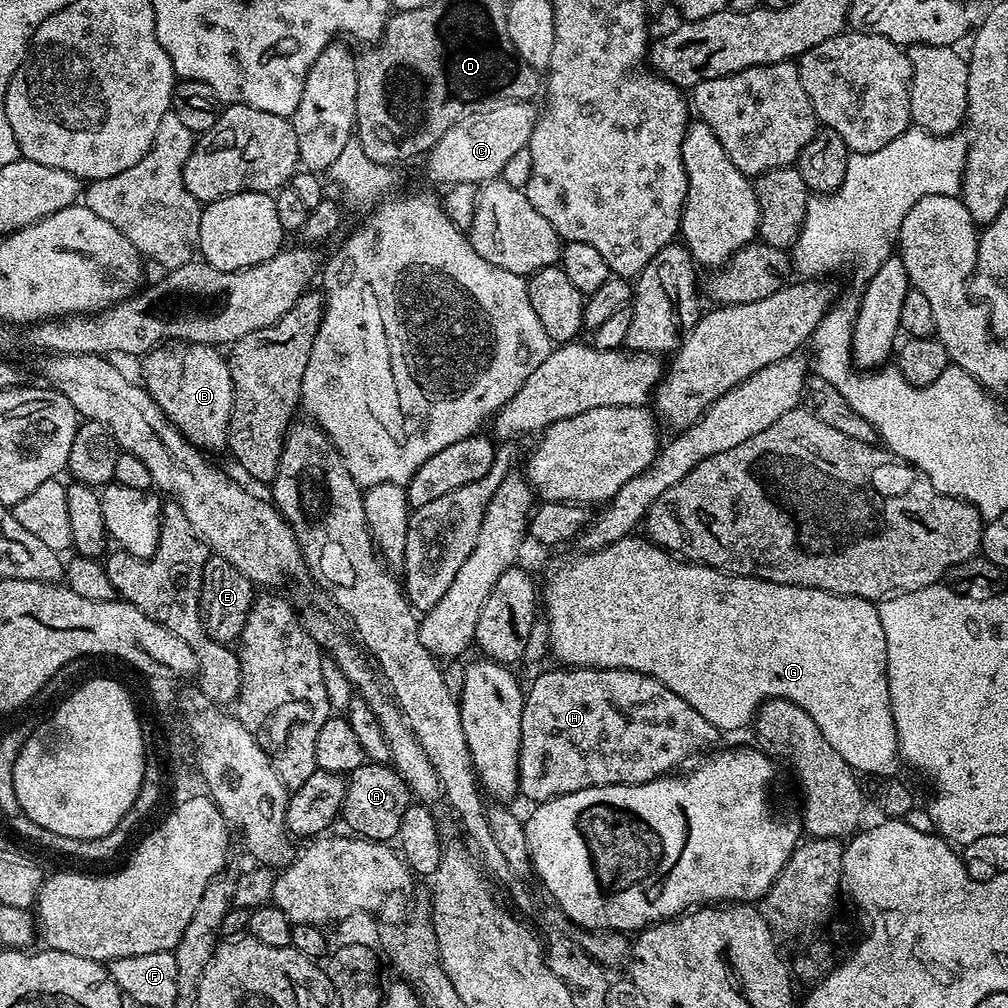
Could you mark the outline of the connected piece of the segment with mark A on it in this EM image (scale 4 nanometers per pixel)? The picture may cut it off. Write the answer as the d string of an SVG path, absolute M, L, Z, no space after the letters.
M366 762L348 774L347 782L340 815L347 829L365 840L388 842L395 838L398 826L402 826L402 814L414 800L400 773L384 762Z

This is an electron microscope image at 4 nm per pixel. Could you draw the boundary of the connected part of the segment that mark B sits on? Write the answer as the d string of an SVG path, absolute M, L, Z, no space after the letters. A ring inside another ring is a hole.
M169 340L145 352L142 363L142 383L173 427L201 450L223 449L232 409L232 379L225 353L210 344Z

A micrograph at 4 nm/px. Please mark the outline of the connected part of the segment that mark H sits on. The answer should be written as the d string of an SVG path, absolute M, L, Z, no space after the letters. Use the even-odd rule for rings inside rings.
M555 666L549 670L541 671L540 675L527 685L524 697L524 709L522 710L522 738L520 739L520 787L519 791L531 802L549 800L565 796L578 790L586 790L594 786L610 786L611 784L645 784L656 780L660 776L666 776L677 771L676 768L683 760L688 760L699 748L712 750L721 743L722 733L718 731L686 698L678 698L674 690L662 686L653 676L647 676L641 672L631 672L625 668L573 668L571 666Z

